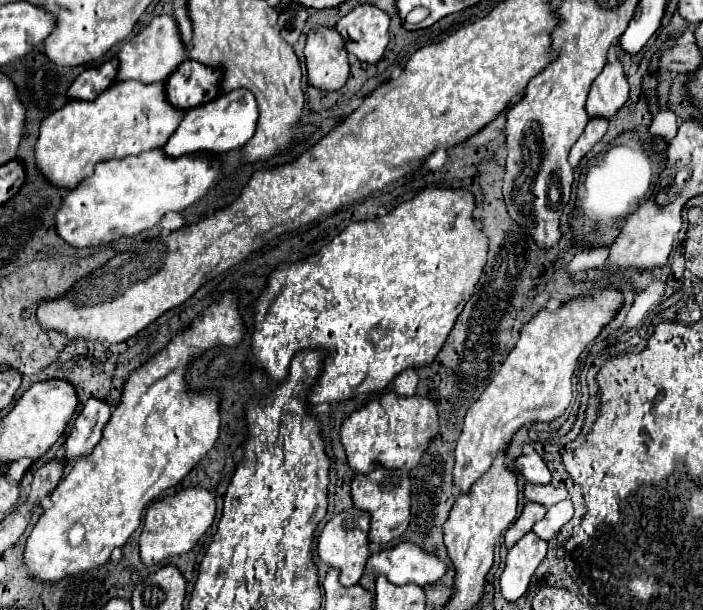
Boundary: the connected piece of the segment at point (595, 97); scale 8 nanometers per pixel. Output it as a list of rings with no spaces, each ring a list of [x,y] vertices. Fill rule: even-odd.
[[[615,61],[613,65],[605,65],[605,69],[593,81],[585,111],[589,119],[593,117],[611,119],[625,105],[627,97],[629,97],[627,77],[623,73],[623,65]]]

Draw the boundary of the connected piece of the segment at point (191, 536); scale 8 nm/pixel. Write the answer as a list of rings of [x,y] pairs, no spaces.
[[[189,487],[171,497],[163,497],[153,501],[145,513],[145,525],[141,531],[139,547],[141,561],[145,565],[155,565],[163,561],[163,557],[181,555],[193,549],[199,537],[211,527],[215,517],[215,495],[205,487]]]

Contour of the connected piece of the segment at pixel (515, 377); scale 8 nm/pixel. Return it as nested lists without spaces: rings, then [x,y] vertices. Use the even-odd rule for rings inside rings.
[[[597,289],[581,299],[563,301],[555,311],[541,309],[521,327],[515,349],[503,361],[499,373],[467,409],[461,437],[455,449],[453,483],[465,493],[491,467],[493,455],[503,449],[515,431],[527,423],[551,421],[565,413],[571,401],[571,377],[581,351],[611,323],[623,305],[619,289]]]

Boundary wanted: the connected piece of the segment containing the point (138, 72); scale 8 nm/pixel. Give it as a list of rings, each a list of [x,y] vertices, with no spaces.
[[[159,15],[139,35],[123,43],[123,47],[117,53],[119,69],[117,69],[115,81],[117,83],[125,79],[135,79],[141,83],[165,81],[169,71],[173,71],[173,67],[177,67],[177,63],[181,63],[183,57],[185,57],[185,47],[181,43],[175,19],[171,15]]]

